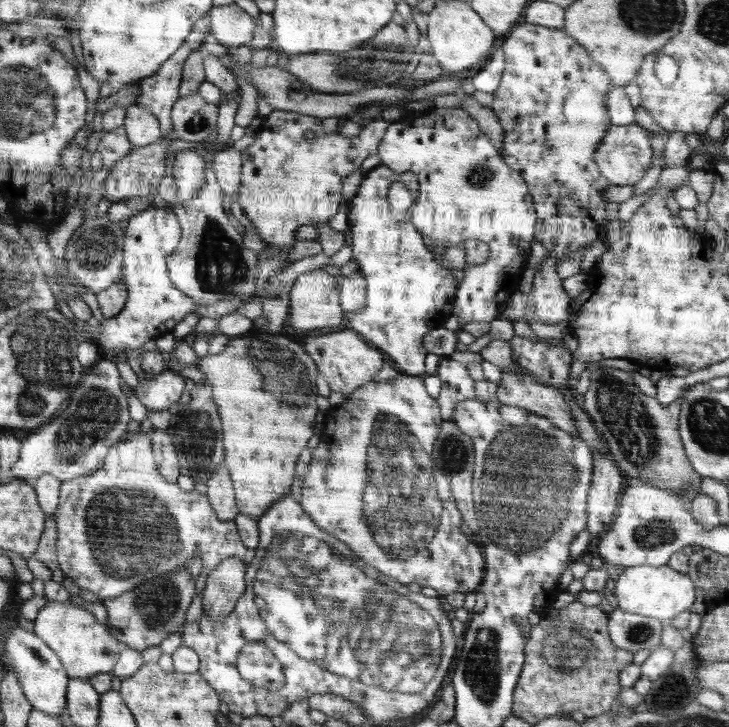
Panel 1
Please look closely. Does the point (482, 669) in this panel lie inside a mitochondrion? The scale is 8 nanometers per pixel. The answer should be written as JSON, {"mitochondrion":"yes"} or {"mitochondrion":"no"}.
{"mitochondrion":"yes"}

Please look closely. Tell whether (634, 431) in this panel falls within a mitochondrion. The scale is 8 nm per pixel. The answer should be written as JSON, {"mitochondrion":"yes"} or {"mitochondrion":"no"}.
{"mitochondrion":"yes"}

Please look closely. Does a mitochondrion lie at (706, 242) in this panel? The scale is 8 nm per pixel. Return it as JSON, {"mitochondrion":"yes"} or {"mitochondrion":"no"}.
{"mitochondrion":"no"}

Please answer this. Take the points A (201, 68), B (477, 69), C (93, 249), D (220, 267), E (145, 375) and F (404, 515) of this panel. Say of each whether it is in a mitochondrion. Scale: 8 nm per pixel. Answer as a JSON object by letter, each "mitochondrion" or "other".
{"A":"other","B":"other","C":"mitochondrion","D":"mitochondrion","E":"other","F":"mitochondrion"}

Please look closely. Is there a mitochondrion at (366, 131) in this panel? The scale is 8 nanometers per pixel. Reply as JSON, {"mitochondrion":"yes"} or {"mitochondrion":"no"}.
{"mitochondrion":"no"}

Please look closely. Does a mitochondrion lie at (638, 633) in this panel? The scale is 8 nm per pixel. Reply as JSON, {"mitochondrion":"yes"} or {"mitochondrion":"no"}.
{"mitochondrion":"yes"}

